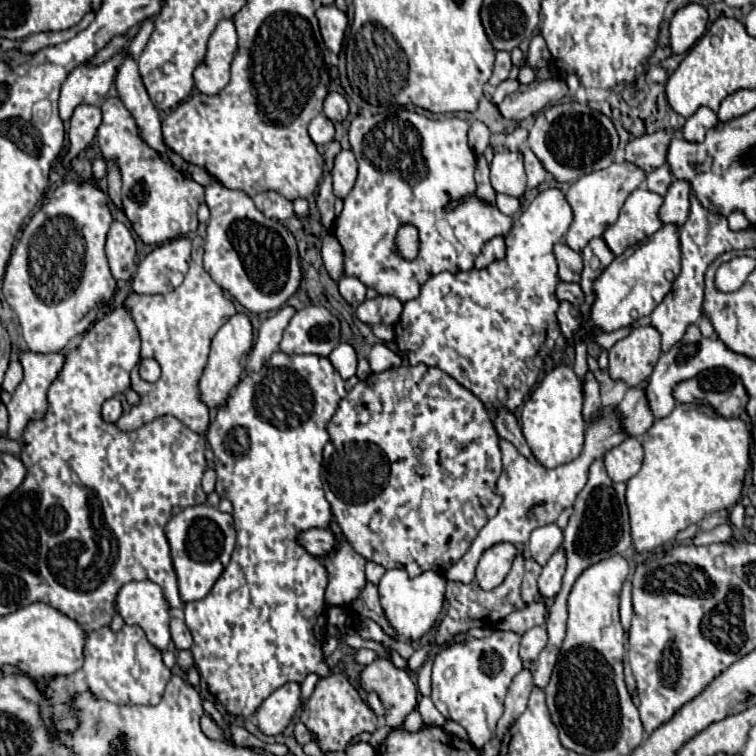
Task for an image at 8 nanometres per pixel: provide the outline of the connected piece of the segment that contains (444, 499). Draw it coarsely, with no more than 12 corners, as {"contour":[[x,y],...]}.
{"contour":[[401,365],[329,423],[347,543],[445,575],[501,505],[499,435]]}

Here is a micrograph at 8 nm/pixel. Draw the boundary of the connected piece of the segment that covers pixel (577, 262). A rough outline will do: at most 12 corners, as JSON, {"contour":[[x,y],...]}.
{"contour":[[563,241],[555,245],[559,279],[579,283],[583,271],[581,253]]}

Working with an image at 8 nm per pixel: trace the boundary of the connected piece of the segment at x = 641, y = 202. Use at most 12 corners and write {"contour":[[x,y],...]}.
{"contour":[[635,189],[617,223],[603,233],[615,255],[629,237],[651,237],[663,227],[661,195]]}

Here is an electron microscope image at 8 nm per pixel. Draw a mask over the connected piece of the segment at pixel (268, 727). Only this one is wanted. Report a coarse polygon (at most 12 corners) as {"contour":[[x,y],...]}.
{"contour":[[285,683],[257,709],[265,735],[279,735],[301,705],[299,683]]}

